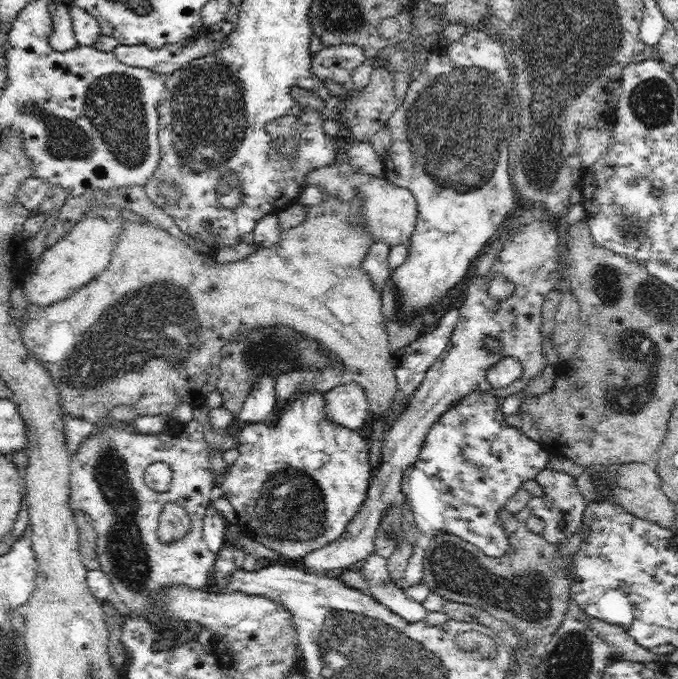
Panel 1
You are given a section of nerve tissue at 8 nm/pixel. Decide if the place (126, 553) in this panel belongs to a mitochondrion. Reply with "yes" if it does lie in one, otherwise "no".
yes

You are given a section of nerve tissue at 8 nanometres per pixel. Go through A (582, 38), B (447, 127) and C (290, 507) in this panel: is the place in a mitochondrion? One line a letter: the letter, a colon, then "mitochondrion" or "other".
A: mitochondrion
B: mitochondrion
C: mitochondrion

